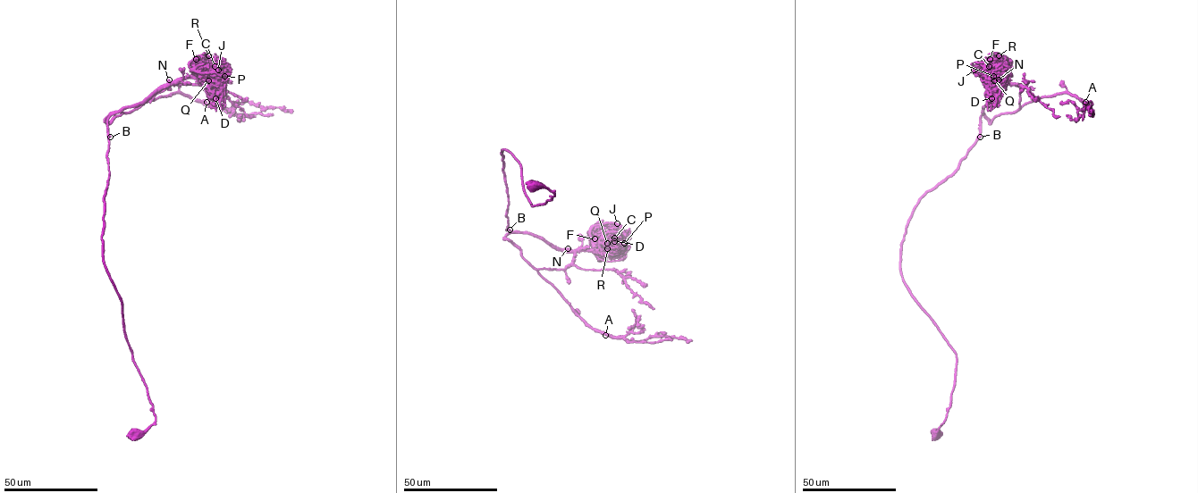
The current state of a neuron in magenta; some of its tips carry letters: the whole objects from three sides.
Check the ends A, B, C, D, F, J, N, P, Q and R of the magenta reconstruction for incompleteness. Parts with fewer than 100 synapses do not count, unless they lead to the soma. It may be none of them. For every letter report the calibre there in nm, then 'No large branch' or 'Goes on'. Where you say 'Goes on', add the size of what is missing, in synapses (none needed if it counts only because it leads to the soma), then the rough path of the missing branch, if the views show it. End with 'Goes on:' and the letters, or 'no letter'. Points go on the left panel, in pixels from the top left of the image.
A: Thickness 200 nm. No large branch
B: Thickness 100 nm. No large branch
C: Thickness 130 nm. No large branch
D: Thickness 100 nm. No large branch
F: Thickness 160 nm. No large branch
J: Thickness 200 nm. Goes on. Roughly 120 synapses
N: Thickness 260 nm. No large branch
P: Thickness 130 nm. No large branch
Q: Thickness 190 nm. No large branch
R: Thickness 190 nm. No large branch
Goes on: J

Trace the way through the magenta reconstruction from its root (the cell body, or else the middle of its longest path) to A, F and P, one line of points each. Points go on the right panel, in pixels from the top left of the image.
A: (936, 435), (956, 353), (903, 279), (907, 221), (975, 142), (982, 113), (991, 122), (1063, 93), (1085, 102)
F: (936, 435), (956, 353), (904, 280), (901, 241), (917, 203), (975, 142), (1001, 86), (983, 67), (990, 59)
P: (936, 435), (956, 353), (904, 280), (901, 241), (917, 203), (975, 142), (983, 107), (1007, 82), (993, 76)

